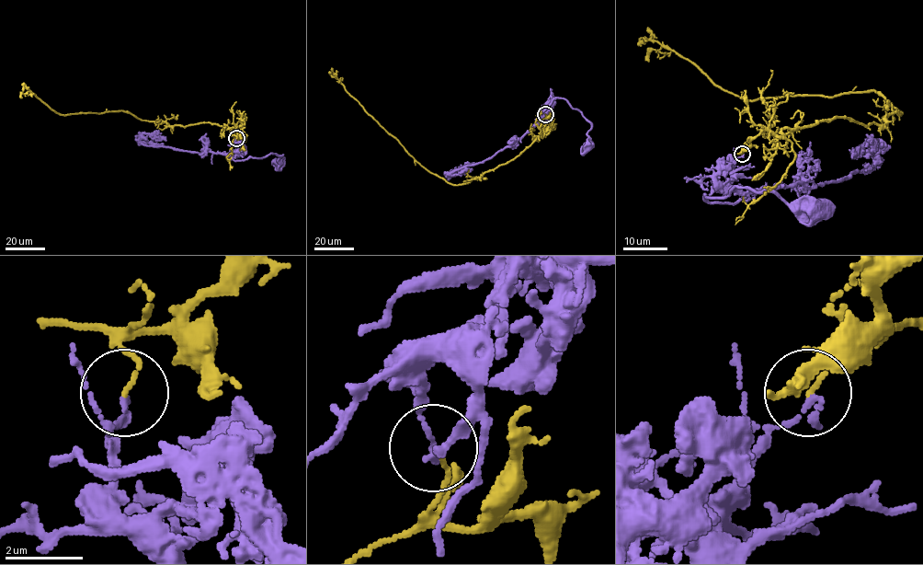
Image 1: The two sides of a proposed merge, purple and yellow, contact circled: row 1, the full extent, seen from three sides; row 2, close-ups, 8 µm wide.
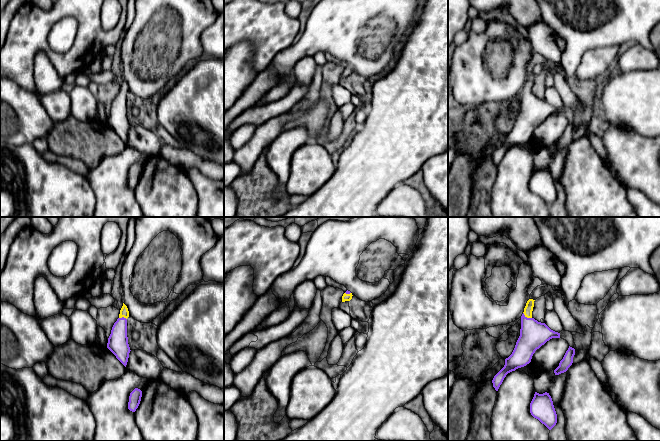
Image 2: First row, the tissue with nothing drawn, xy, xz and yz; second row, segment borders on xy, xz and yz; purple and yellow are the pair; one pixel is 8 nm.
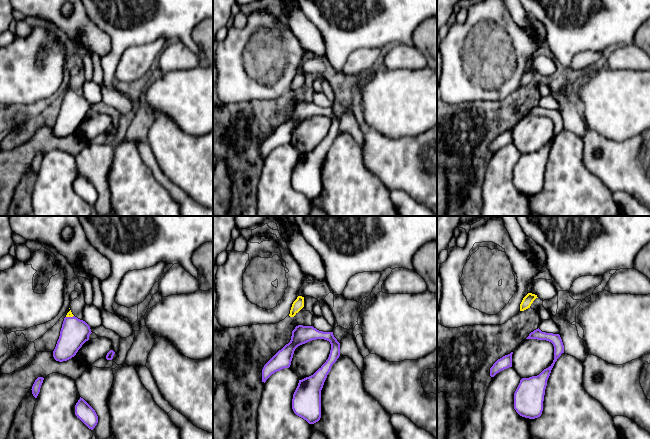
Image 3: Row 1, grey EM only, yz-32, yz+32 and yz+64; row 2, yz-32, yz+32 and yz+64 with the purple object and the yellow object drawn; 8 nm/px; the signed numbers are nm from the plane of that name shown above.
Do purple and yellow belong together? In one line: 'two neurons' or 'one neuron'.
two neurons

